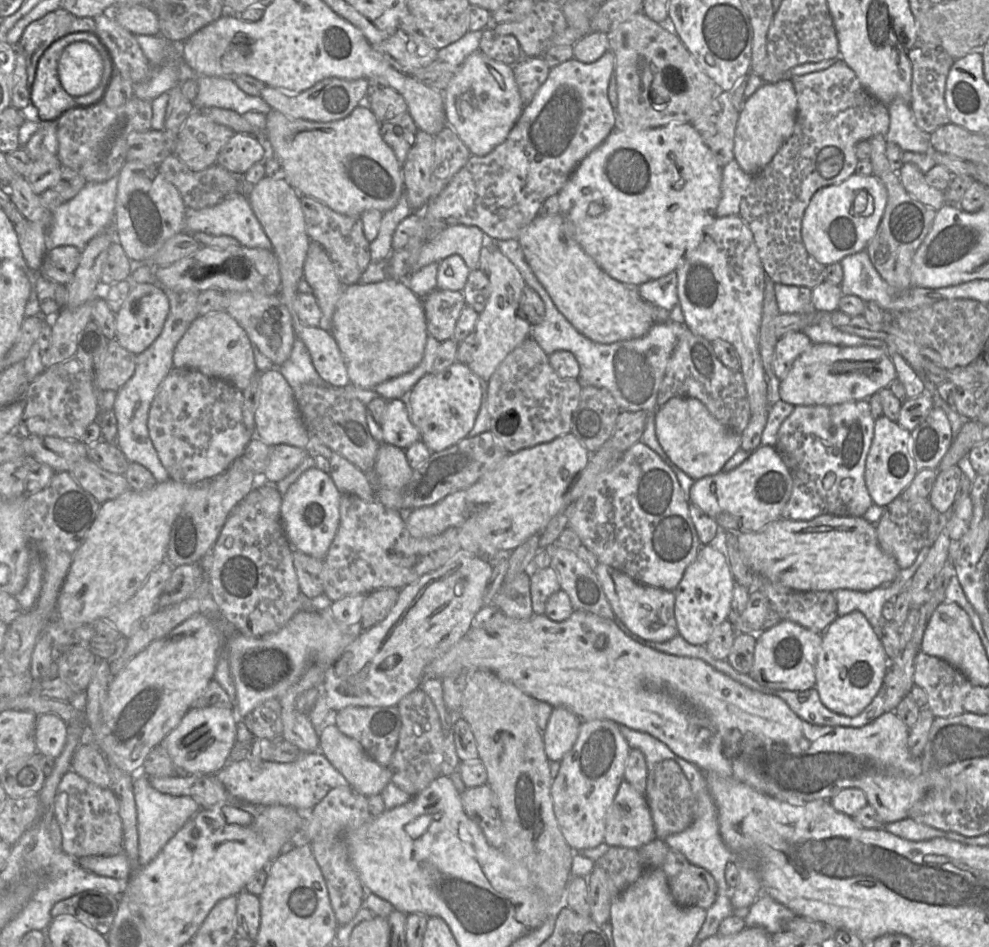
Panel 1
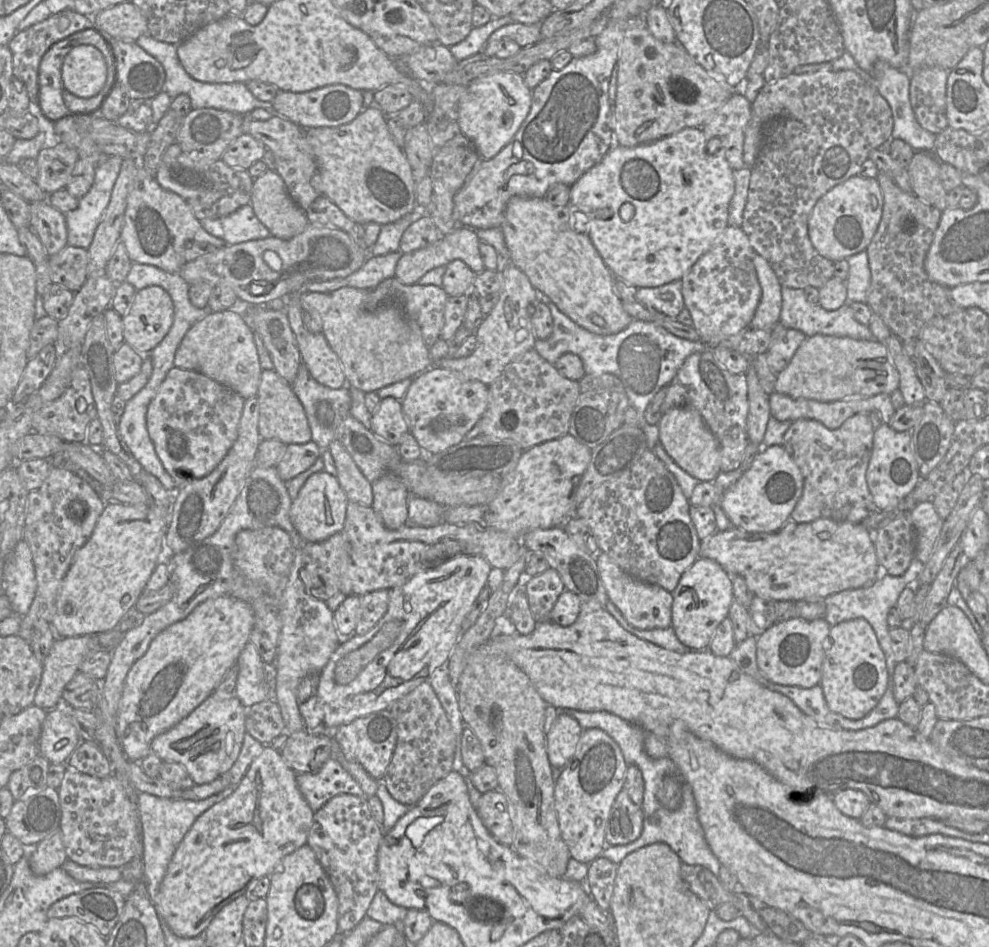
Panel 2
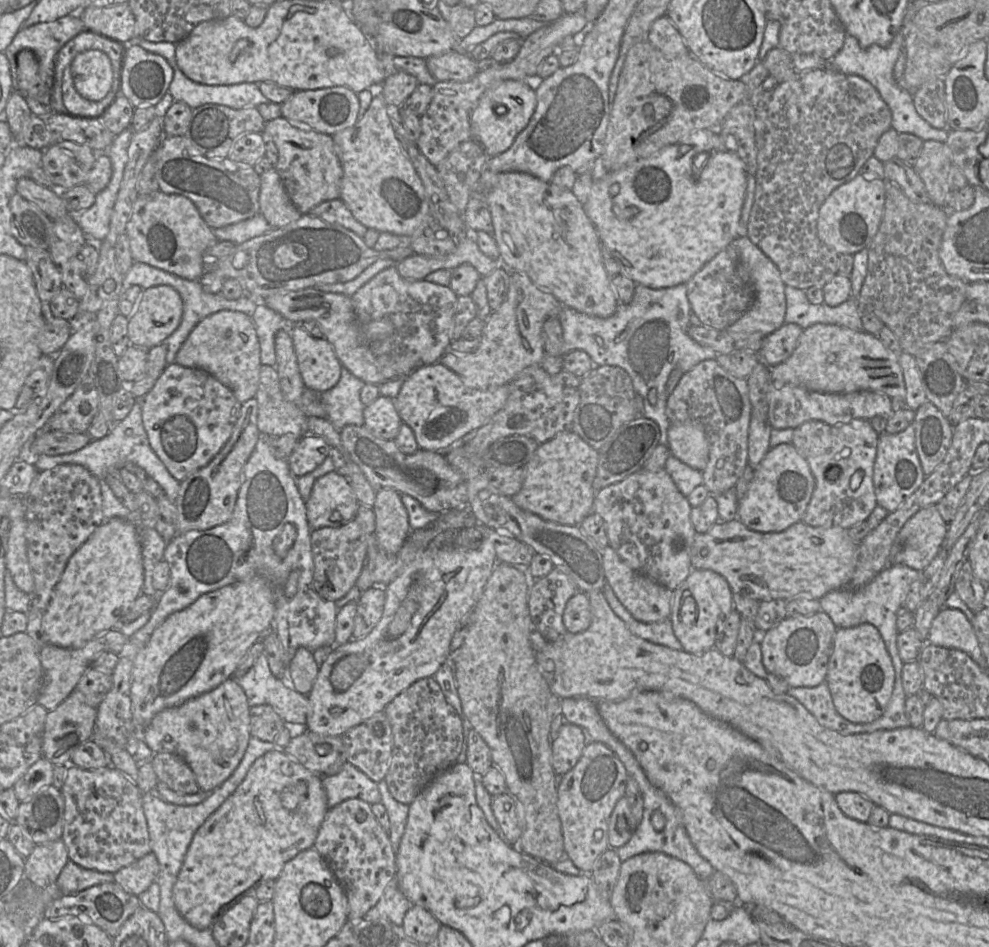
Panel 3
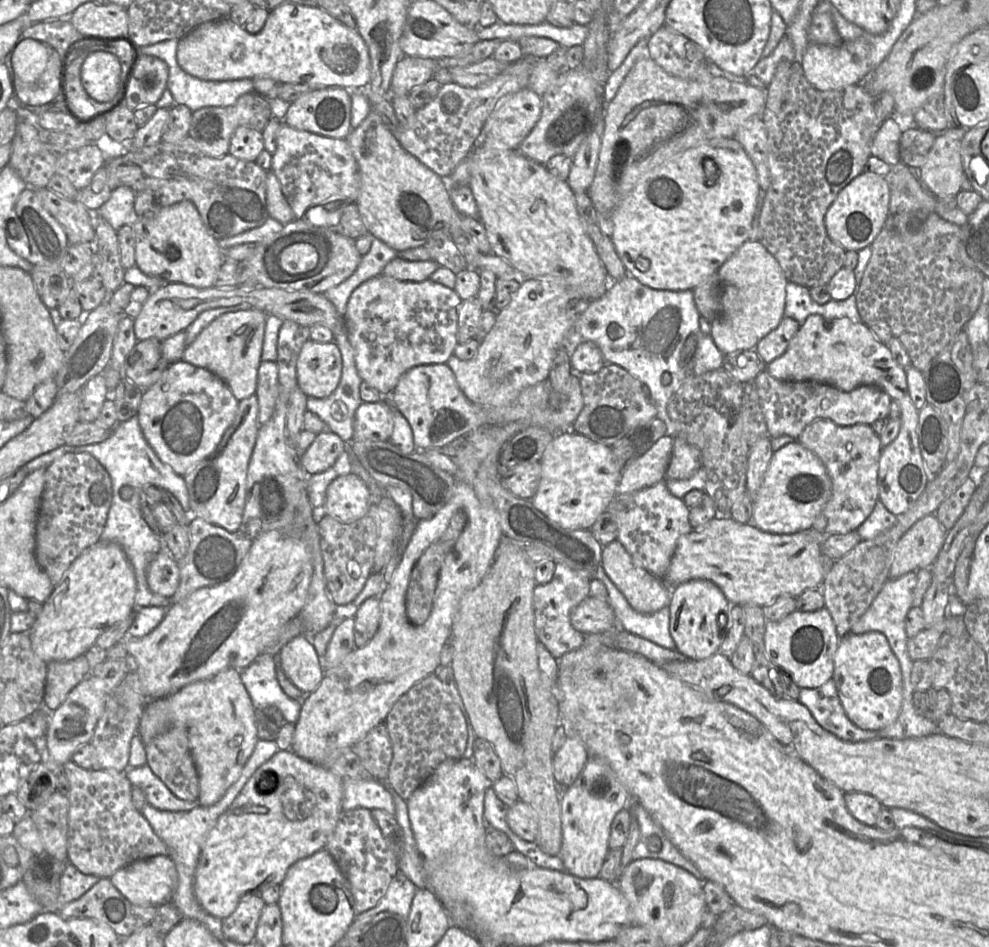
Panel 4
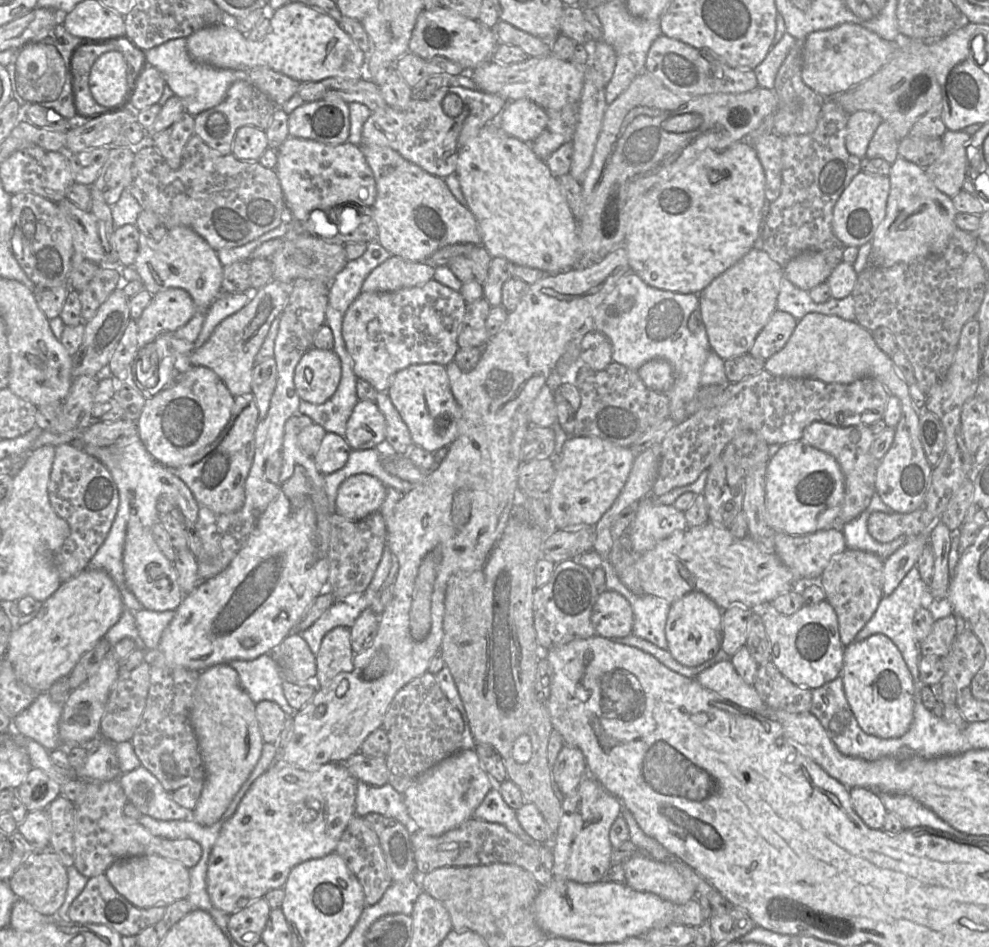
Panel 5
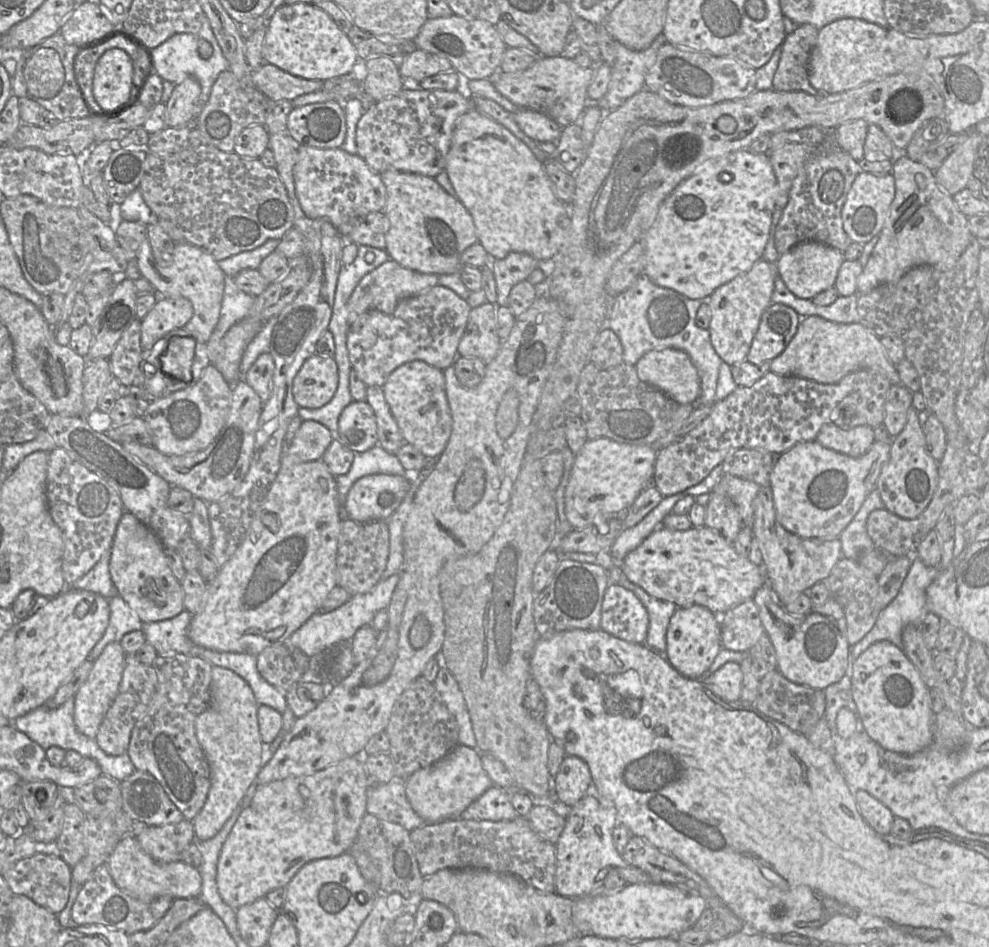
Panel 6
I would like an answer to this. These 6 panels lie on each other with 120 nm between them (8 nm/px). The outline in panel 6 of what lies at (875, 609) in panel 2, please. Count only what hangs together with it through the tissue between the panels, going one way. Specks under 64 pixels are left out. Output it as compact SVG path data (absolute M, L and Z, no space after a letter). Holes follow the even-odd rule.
M912 557L911 566L907 576L896 597L883 608L871 630L857 643L850 647L849 652L849 671L852 663L873 643L888 640L900 649L903 649L902 631L909 624L921 624L926 610L926 590L930 584L940 574L940 568L937 566L928 567L917 557Z

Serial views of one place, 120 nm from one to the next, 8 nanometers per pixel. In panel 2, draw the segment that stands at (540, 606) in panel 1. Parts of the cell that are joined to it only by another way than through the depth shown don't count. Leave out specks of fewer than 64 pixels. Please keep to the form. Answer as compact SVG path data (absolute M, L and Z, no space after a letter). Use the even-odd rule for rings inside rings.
M551 567L542 574L526 577L525 592L530 611L537 623L550 620L550 613L564 591L565 585L559 573Z

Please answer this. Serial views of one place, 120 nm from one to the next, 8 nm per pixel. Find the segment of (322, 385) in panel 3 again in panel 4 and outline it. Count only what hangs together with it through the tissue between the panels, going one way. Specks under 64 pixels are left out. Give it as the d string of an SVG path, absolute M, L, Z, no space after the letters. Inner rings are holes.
M307 340L297 364L297 385L307 397L328 397L337 387L342 372L342 358L335 342Z

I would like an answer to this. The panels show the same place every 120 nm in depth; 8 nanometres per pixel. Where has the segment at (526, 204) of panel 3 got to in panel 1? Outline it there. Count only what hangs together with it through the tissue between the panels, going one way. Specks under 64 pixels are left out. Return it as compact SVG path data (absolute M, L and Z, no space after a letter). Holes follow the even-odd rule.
M558 213L552 216L538 215L519 237L524 257L536 278L546 289L556 308L581 334L600 344L611 344L645 336L657 322L668 321L669 311L661 310L645 301L636 287L625 285L610 277L580 246L573 237L573 226Z

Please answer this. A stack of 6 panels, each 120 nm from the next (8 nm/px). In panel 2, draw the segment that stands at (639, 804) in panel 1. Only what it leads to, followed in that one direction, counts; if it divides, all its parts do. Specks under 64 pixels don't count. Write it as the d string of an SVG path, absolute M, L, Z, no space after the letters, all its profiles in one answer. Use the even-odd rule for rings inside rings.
M623 788L611 808L606 826L606 846L626 845L638 839L643 819L642 807L634 804Z

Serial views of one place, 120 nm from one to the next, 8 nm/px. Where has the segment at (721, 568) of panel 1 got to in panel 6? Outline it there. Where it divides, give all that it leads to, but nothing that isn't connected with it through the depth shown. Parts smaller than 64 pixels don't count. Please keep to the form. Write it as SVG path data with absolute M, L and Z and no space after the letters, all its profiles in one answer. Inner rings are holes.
M700 605L678 607L666 633L666 660L680 674L688 678L701 677L711 666L722 648L719 617Z

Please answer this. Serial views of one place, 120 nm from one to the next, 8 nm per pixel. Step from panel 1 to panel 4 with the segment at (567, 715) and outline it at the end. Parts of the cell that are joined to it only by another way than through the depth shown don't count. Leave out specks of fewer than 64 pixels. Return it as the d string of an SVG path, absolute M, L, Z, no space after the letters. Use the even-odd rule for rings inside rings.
M567 737L553 754L553 775L557 783L569 787L588 761L588 750L577 737Z

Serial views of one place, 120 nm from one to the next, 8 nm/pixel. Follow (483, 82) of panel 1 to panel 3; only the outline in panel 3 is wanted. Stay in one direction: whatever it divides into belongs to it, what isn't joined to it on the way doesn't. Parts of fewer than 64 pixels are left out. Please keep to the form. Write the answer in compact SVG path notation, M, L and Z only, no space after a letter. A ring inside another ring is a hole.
M534 79L532 81L505 80L499 83L495 83L485 91L485 93L481 96L481 98L477 102L470 116L471 136L483 147L488 157L498 156L499 154L508 150L514 143L517 135L528 125L537 105L536 92L535 92L535 83L537 81L538 79Z

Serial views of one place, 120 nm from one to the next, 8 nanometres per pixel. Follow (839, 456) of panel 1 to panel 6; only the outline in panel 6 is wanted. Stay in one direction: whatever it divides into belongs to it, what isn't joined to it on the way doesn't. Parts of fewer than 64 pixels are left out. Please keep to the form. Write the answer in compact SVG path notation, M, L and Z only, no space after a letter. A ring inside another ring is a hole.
M833 423L824 424L816 439L825 448L857 458L865 454L876 441L873 428L865 425L842 429Z

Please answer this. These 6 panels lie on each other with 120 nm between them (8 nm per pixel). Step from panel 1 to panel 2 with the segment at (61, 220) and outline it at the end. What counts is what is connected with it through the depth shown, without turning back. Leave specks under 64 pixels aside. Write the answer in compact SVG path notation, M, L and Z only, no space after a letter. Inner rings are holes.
M111 155L99 161L90 191L79 199L76 209L65 213L69 246L84 249L90 247L96 229L110 203L123 160L120 156Z

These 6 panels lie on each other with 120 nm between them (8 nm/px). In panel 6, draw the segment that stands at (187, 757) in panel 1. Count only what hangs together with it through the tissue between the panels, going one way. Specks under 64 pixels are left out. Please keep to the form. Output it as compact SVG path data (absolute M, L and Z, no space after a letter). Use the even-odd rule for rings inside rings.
M213 665L209 706L197 716L195 731L210 768L210 788L206 802L193 819L196 839L207 841L217 835L245 796L250 785L256 783L262 768L263 742L259 733L258 703L250 685L234 671Z

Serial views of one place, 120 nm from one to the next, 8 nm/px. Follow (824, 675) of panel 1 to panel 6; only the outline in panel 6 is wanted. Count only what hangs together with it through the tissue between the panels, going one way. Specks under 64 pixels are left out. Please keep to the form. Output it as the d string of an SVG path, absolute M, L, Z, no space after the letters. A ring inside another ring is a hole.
M888 640L875 642L852 663L849 673L853 700L862 724L870 738L878 745L898 754L912 755L933 743L933 728L937 714L930 707L927 685L903 649Z

